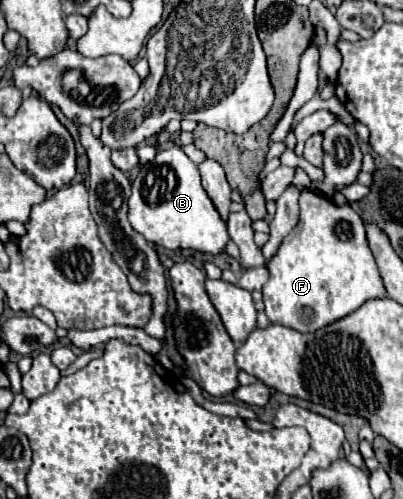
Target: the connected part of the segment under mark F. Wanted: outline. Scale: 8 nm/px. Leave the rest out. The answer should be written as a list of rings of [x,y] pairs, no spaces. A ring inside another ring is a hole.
[[[302,191],[300,193],[300,221],[298,225],[282,239],[276,255],[266,261],[266,269],[270,271],[268,283],[262,287],[266,315],[272,323],[292,327],[300,333],[322,329],[336,319],[346,317],[348,313],[356,311],[362,303],[374,297],[384,297],[384,285],[374,261],[374,255],[368,247],[364,223],[360,215],[350,207],[338,207],[328,197],[316,191]]]

